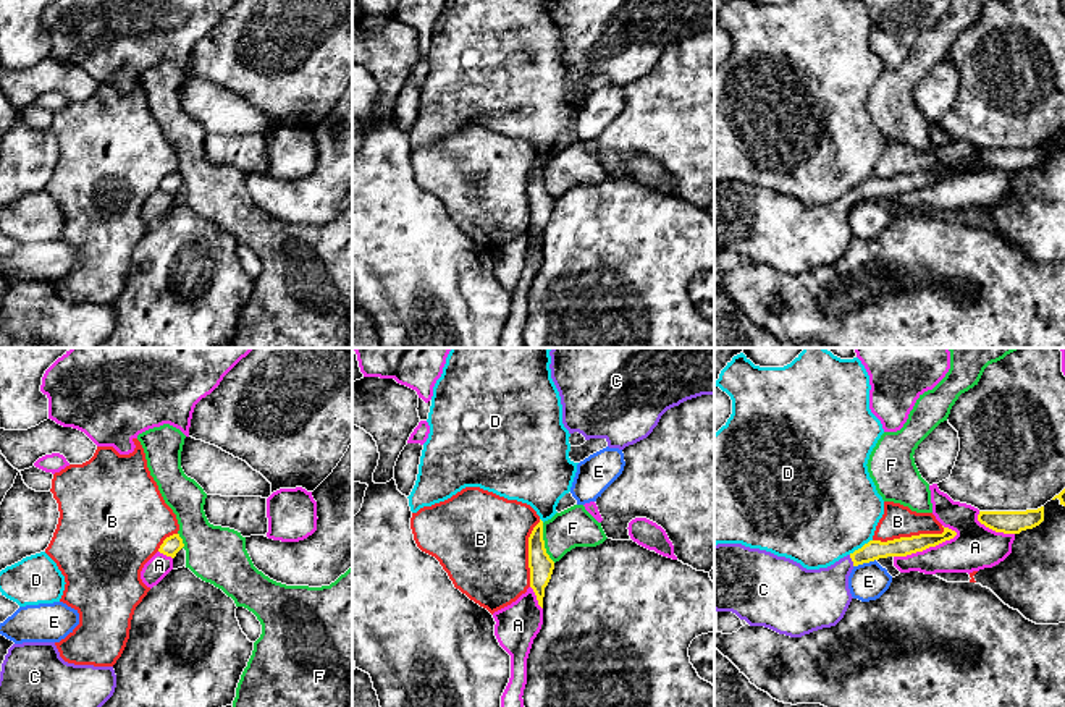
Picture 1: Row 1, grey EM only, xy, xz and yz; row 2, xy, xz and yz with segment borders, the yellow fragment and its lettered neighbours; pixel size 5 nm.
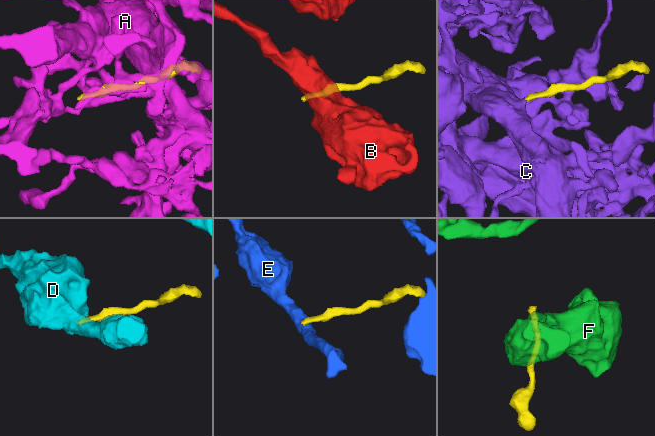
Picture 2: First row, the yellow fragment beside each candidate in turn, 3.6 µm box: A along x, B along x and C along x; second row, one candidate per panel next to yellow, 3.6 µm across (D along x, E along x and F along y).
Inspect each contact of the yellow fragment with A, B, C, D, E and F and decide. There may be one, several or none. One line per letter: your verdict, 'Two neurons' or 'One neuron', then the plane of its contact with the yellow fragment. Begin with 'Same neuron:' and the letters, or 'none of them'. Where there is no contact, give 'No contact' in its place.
Same neuron: C
A: Two neurons. Touches yellow in yz
B: Two neurons. Touches yellow in yz
C: One neuron. Touches yellow in yz
D: Two neurons. Touches yellow in yz
E: Two neurons. Touches yellow in yz
F: Two neurons. Touches yellow in xz

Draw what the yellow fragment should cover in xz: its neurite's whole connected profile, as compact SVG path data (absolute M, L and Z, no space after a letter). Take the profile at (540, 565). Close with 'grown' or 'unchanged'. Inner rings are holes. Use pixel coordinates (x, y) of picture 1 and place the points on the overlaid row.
M543 521L533 527L528 537L528 568L530 587L533 589L538 605L543 608L545 587L548 586L554 561L549 558L543 540Z | unchanged

